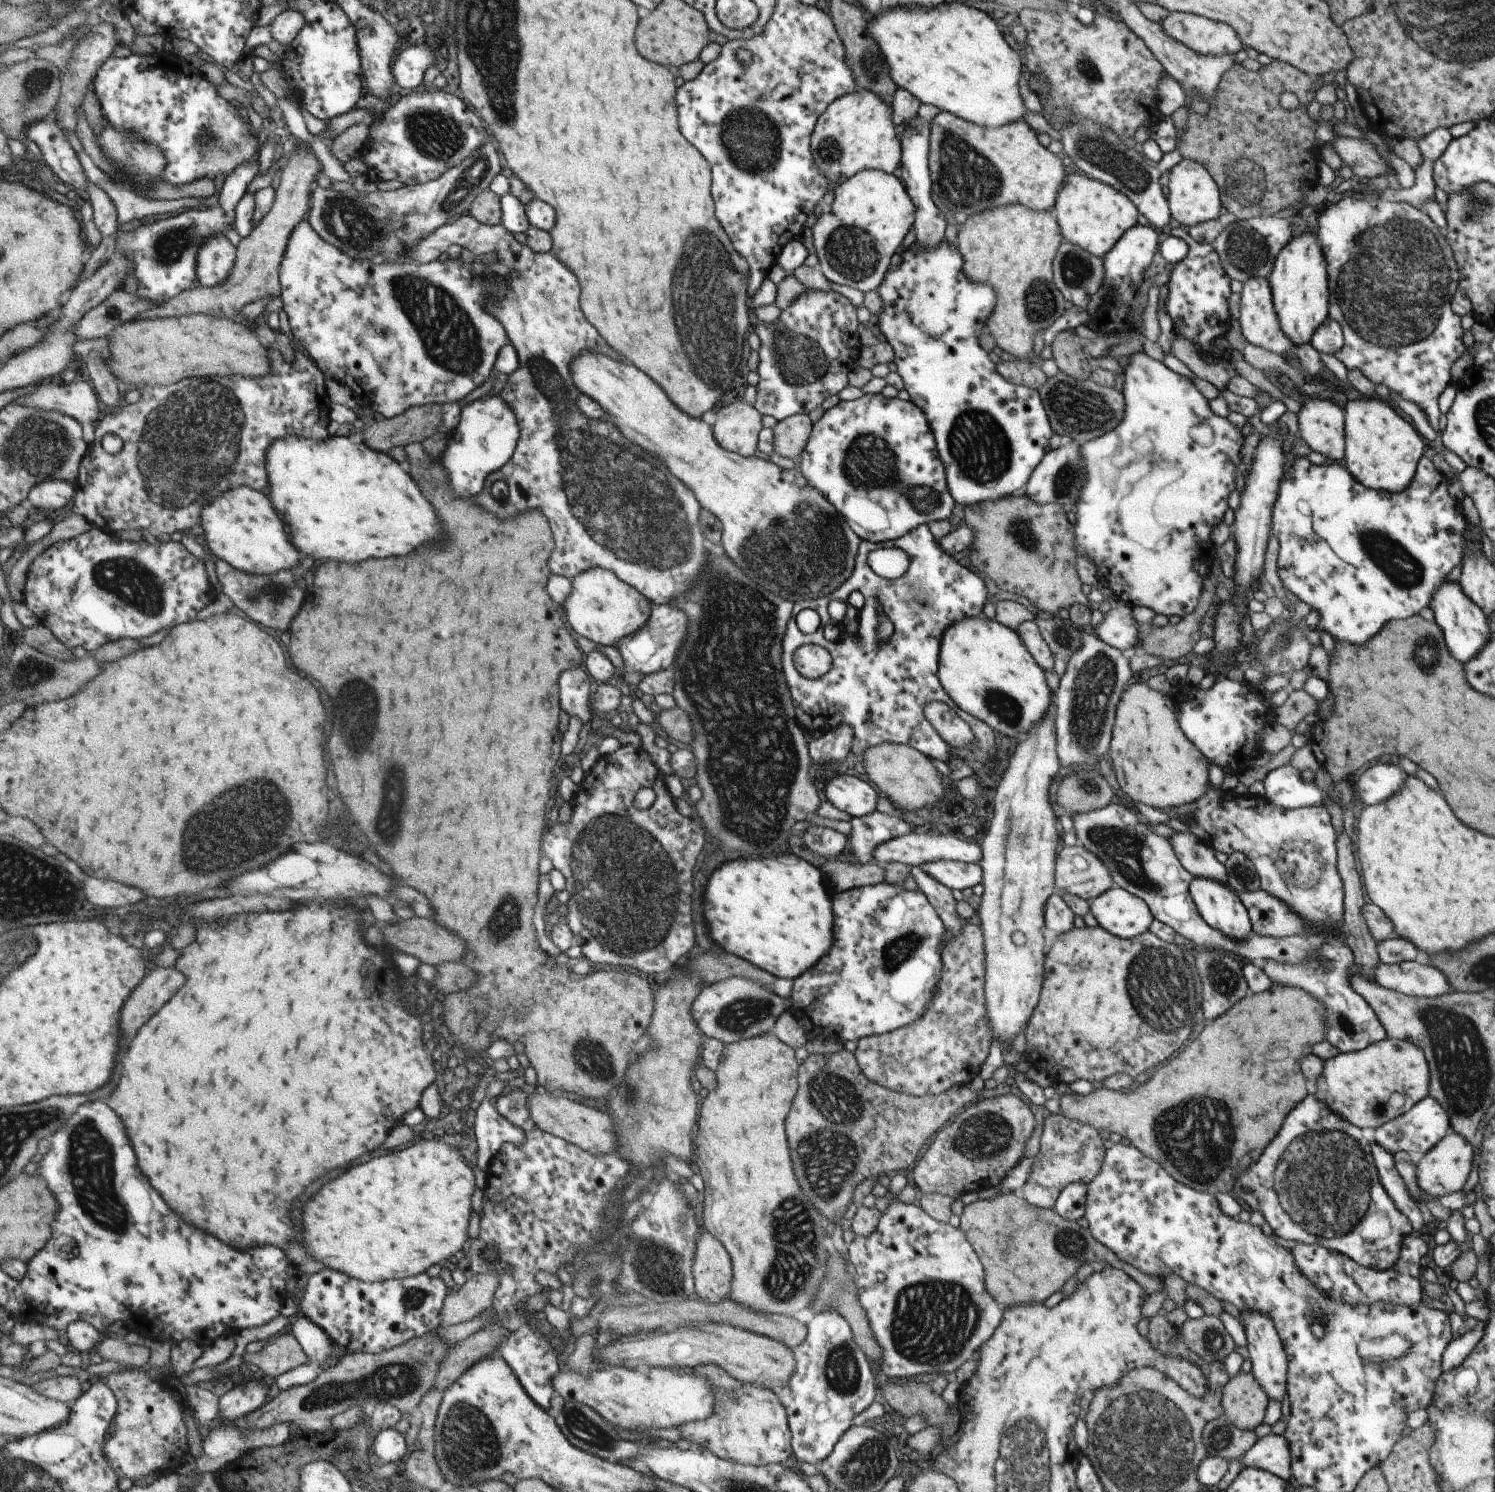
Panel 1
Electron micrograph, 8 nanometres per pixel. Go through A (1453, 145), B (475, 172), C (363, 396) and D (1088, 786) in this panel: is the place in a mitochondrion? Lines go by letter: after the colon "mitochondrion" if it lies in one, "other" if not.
A: other
B: mitochondrion
C: other
D: mitochondrion

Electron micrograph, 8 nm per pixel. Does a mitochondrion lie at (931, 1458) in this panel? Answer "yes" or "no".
no

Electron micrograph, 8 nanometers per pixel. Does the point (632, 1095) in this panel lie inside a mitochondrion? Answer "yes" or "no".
yes

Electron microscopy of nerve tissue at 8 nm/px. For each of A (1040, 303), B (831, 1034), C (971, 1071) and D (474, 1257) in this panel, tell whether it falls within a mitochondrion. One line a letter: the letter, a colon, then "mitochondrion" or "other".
A: mitochondrion
B: other
C: other
D: other

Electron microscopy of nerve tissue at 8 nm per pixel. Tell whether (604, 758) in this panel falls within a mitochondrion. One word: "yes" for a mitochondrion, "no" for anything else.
no

